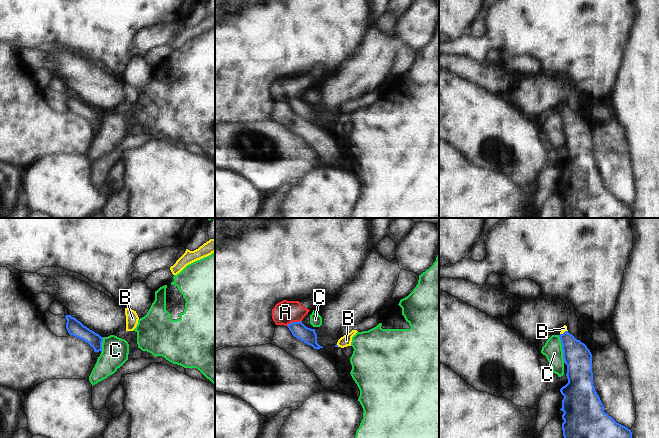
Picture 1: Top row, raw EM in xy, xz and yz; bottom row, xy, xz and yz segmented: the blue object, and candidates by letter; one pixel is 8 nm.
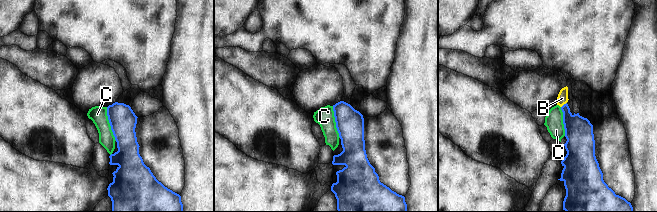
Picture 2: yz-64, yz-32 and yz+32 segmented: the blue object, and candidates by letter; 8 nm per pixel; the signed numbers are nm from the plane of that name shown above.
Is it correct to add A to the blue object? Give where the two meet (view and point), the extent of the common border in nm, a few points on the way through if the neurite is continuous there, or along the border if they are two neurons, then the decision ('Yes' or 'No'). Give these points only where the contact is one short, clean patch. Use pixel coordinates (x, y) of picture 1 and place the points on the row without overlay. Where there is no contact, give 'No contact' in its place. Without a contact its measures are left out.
Touches blue at xz (293, 98). Shared border 130 nm. Boundary: xz (301, 96), (290, 98), (286, 101). No

